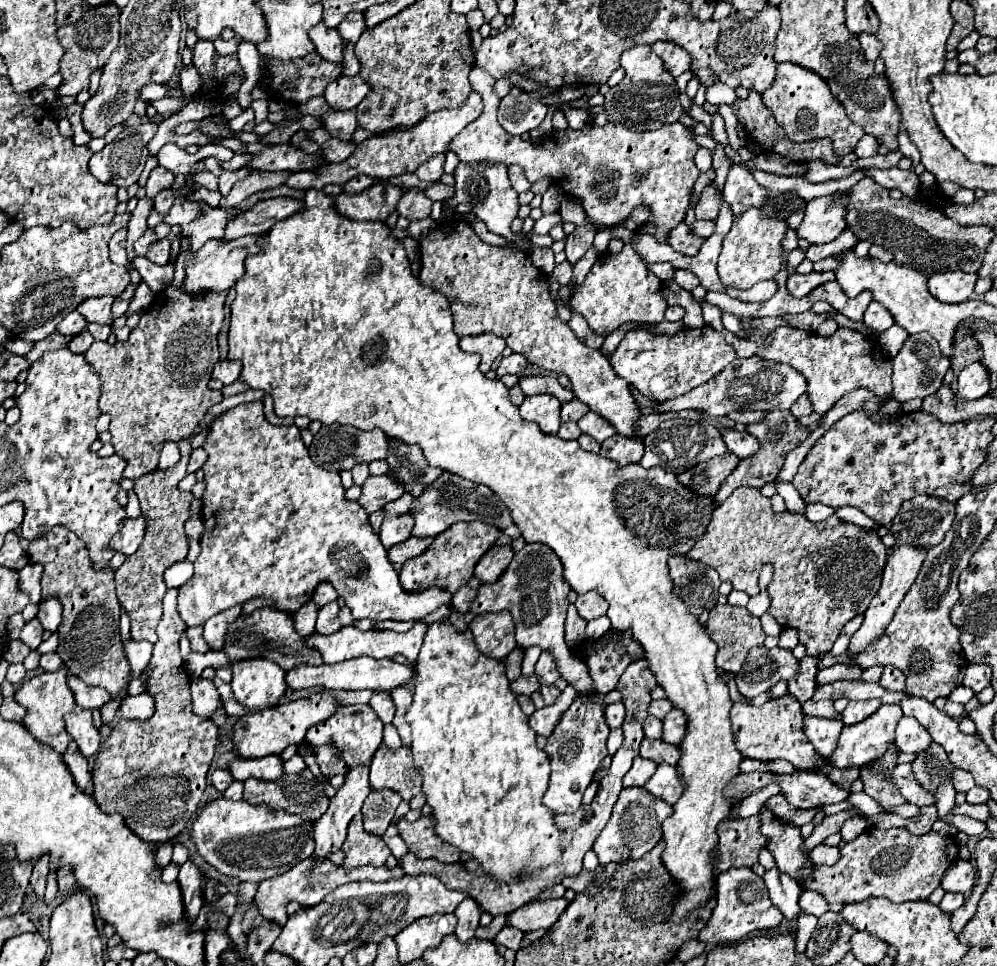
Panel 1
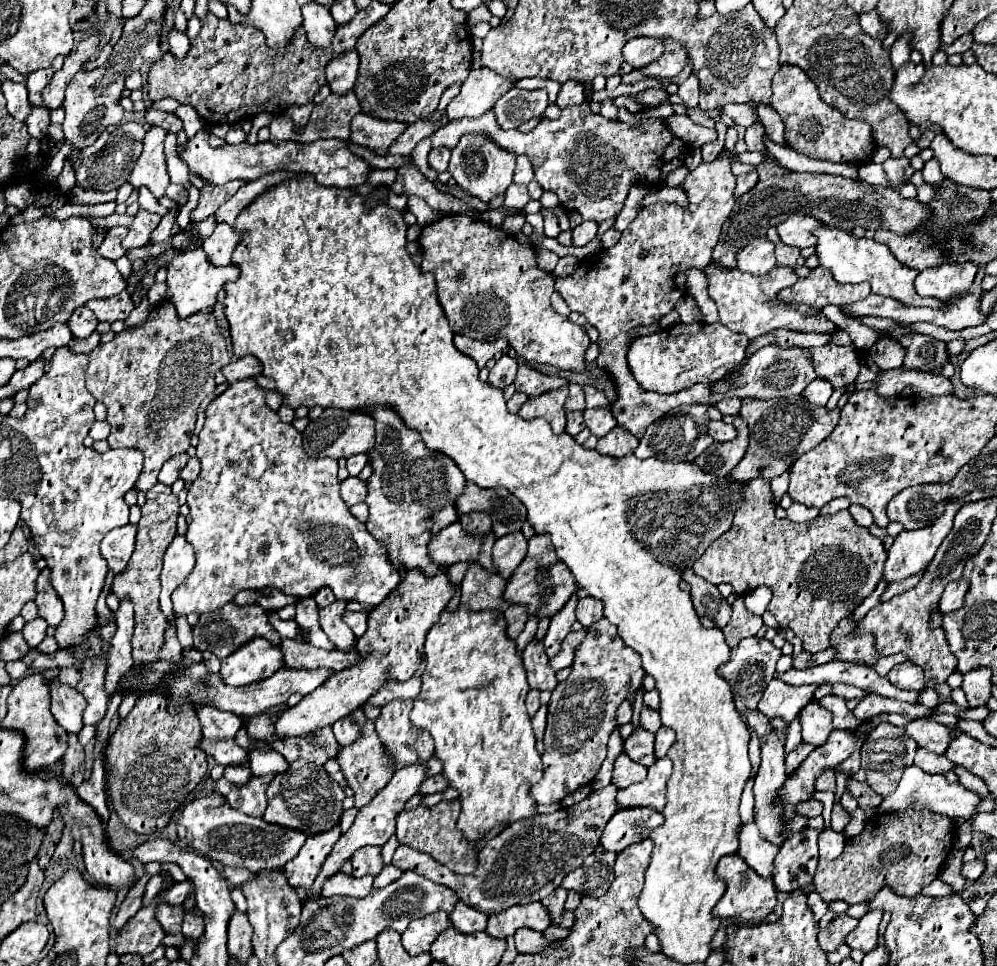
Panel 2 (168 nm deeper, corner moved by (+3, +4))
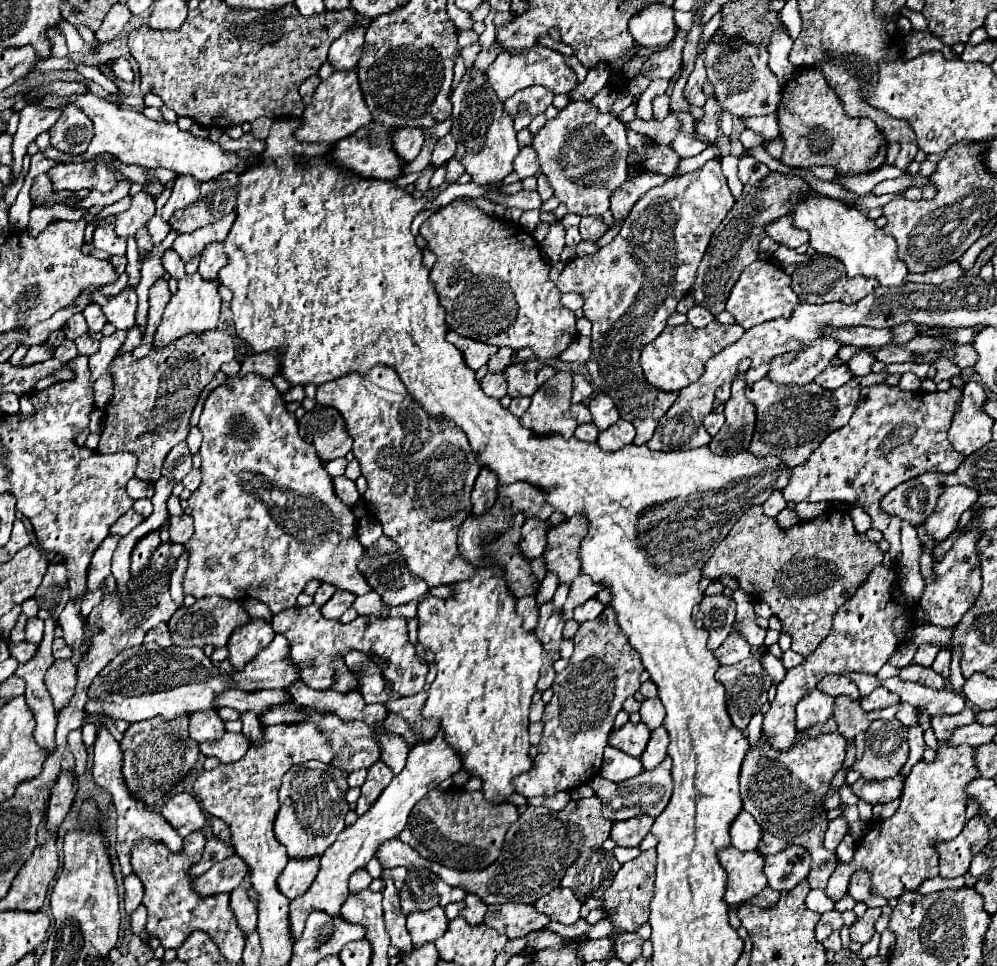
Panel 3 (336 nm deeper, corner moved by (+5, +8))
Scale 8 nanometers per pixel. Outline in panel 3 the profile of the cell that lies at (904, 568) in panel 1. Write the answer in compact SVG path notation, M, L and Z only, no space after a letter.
M955 485L955 487L947 487L943 491L943 495L939 497L937 509L933 511L933 515L923 523L925 529L937 539L943 541L947 539L957 523L963 511L967 511L971 505L975 505L979 493L967 485Z

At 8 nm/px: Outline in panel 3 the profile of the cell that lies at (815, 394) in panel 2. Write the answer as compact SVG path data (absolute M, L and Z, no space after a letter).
M843 363L843 365L829 365L823 371L823 375L819 375L815 379L815 383L819 383L823 389L831 389L833 391L833 389L845 385L851 377L853 377L853 373L851 373L851 369L849 369L847 363Z

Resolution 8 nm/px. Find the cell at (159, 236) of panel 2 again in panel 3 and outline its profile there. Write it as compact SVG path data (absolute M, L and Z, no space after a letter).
M179 175L175 179L173 193L171 193L167 205L163 207L163 219L167 221L175 209L183 209L183 207L195 203L195 199L199 199L199 187L201 187L201 183L197 179L191 179L191 175Z

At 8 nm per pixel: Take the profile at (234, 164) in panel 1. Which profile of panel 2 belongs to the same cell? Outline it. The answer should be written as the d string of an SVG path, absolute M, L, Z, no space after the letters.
M180 105L174 114L182 121L188 139L191 139L204 126L205 122L190 105Z

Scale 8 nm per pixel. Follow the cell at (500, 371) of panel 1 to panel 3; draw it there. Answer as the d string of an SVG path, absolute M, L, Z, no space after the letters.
M487 373L481 379L481 389L487 397L501 399L507 395L507 381L503 379L503 373Z

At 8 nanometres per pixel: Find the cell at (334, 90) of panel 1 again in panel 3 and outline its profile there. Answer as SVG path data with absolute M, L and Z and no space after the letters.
M353 23L339 39L335 39L329 47L329 63L333 69L349 71L357 65L359 55L363 51L365 27L361 23Z

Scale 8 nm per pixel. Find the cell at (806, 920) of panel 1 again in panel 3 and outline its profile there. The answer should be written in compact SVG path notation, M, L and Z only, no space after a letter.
M823 889L809 891L809 895L805 899L805 905L811 911L817 911L817 913L827 913L827 911L833 911L835 909L835 901L831 897L827 897L827 893Z

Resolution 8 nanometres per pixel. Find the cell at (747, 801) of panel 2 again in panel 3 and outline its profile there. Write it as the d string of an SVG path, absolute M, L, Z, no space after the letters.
M756 713L748 725L748 741L752 749L756 749L759 737L761 736L762 723L764 716L761 713Z

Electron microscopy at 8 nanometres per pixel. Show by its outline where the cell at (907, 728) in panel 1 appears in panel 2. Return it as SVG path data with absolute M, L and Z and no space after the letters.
M913 719L907 725L903 725L903 729L905 729L905 735L909 735L917 743L919 749L927 749L937 755L945 753L951 727L945 727L945 725L939 725L933 721Z

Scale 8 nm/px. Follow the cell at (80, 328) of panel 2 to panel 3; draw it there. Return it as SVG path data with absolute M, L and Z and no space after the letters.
M87 305L85 311L83 311L83 315L85 315L87 325L89 325L91 331L101 331L105 327L105 323L107 323L107 317L103 315L103 311L101 311L99 305Z

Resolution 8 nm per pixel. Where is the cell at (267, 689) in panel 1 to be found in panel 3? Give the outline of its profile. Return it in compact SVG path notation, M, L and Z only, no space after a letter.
M249 619L233 631L227 643L229 661L235 663L235 667L243 667L243 663L247 663L247 659L253 659L261 649L265 649L273 641L273 637L275 633L265 619Z

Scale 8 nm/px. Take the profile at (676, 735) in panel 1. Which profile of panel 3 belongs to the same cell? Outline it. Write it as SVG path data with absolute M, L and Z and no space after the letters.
M663 727L651 731L651 739L647 743L647 749L643 751L643 755L639 757L641 763L643 763L643 769L649 771L649 769L655 769L667 755L667 745L669 745L669 739L667 739L667 731Z

